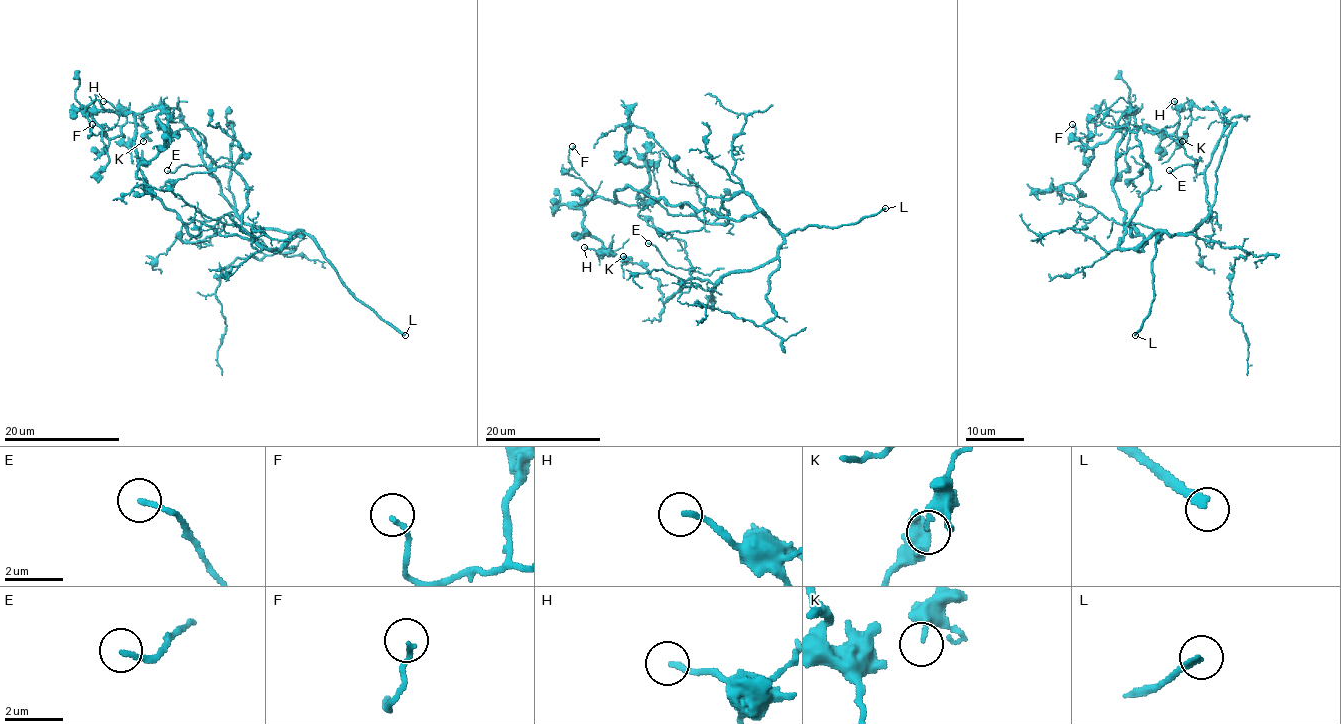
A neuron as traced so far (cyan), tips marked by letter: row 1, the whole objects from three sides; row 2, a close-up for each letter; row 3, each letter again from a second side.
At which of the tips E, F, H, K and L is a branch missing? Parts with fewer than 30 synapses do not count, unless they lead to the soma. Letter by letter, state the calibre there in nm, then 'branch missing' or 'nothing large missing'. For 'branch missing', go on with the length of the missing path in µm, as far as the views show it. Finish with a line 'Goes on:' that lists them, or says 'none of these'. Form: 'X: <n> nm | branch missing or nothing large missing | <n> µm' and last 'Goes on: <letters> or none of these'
E: 170 nm | nothing large missing
F: 150 nm | nothing large missing
H: 170 nm | nothing large missing
K: 200 nm | nothing large missing
L: 240 nm | branch missing | 110 µm
Goes on: L

